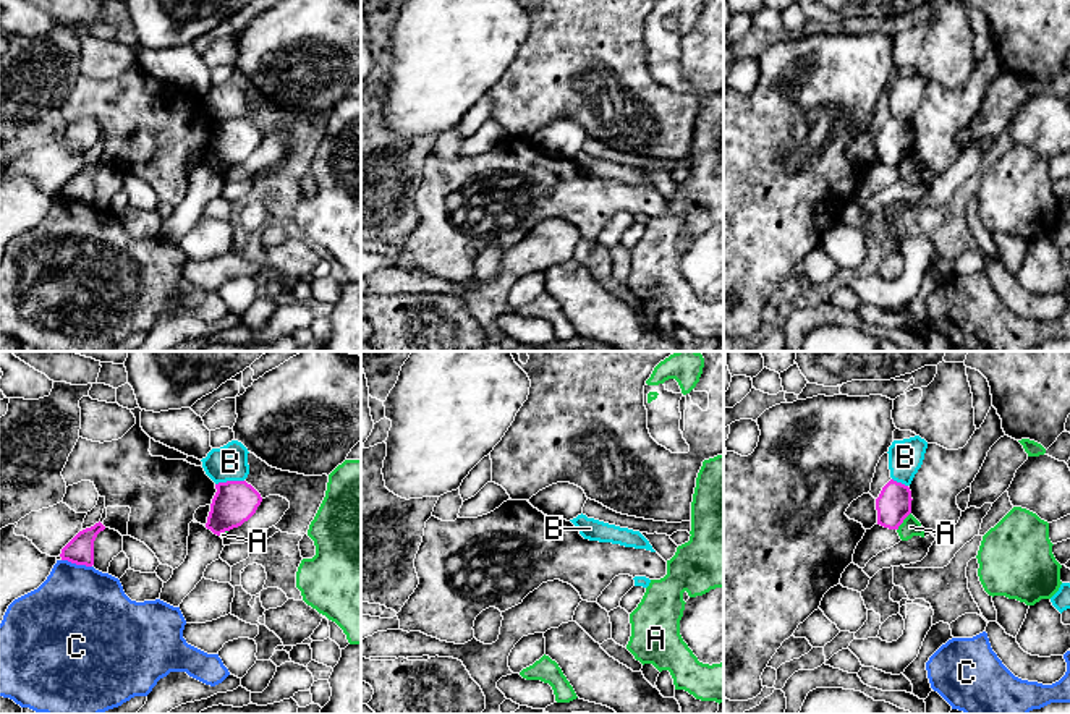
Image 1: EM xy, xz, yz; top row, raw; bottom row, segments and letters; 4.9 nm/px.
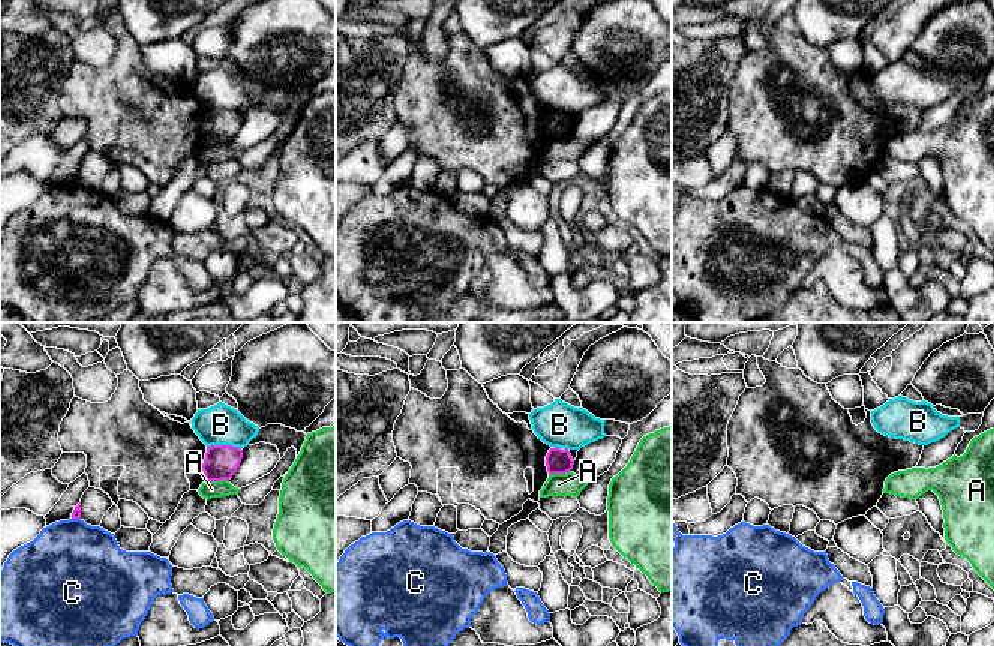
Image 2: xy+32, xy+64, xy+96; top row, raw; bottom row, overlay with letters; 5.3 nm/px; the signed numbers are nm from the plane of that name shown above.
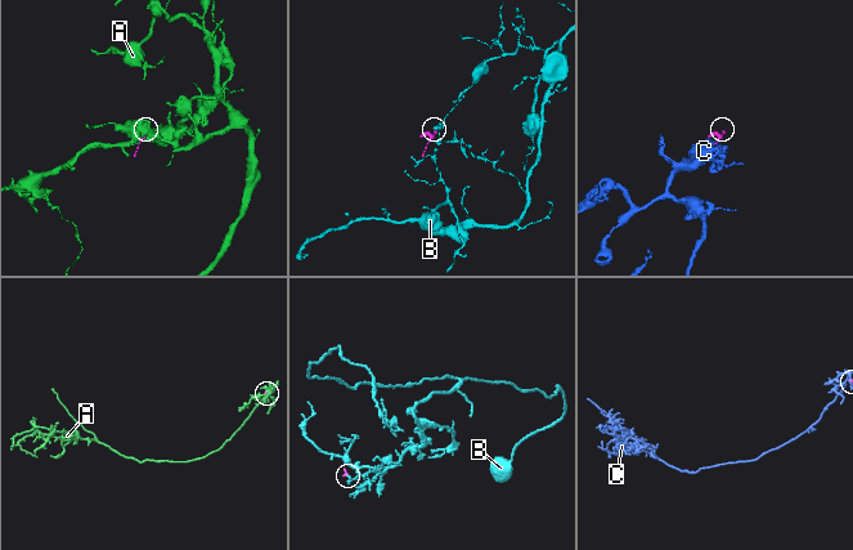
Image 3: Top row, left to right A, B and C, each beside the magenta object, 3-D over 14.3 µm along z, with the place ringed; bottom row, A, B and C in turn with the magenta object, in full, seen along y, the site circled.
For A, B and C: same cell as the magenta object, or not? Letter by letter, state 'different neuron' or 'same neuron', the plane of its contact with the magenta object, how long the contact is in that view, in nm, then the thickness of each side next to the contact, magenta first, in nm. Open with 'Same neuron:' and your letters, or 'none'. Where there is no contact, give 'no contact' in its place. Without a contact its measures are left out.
Same neuron: none
A: different neuron; contact in yz; length 120 nm; calibres 180 and 90 nm
B: different neuron; contact in xy; length 150 nm; calibres 220 and 180 nm
C: different neuron; contact in xy; length 160 nm; calibres 140 and 480 nm

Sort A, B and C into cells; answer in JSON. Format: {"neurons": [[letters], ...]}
{"neurons": [["A"], ["B"], ["C"]]}

